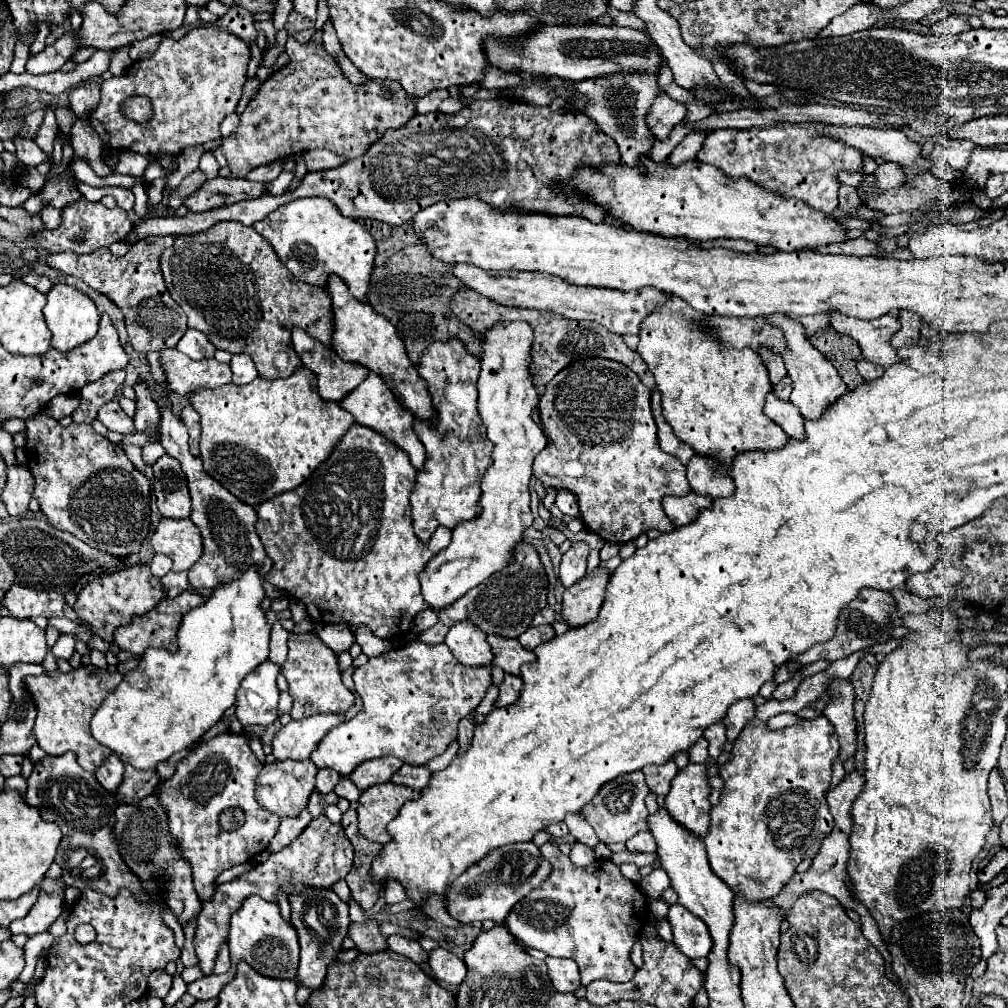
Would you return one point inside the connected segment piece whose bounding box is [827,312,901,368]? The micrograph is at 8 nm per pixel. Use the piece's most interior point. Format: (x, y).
(873, 336)

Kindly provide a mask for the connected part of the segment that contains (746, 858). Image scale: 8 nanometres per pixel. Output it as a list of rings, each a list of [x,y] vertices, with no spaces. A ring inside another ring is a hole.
[[[819,716],[819,718],[813,718],[813,720],[803,720],[801,724],[795,724],[795,726],[787,726],[787,728],[781,728],[781,730],[769,730],[767,722],[765,720],[759,720],[759,718],[751,718],[747,720],[745,728],[741,730],[741,734],[737,736],[735,744],[733,744],[733,750],[731,750],[733,758],[725,764],[725,766],[719,766],[719,774],[721,778],[725,780],[725,788],[721,792],[721,800],[717,806],[711,808],[711,824],[709,824],[709,832],[705,836],[705,850],[707,850],[707,858],[709,858],[709,864],[713,868],[713,872],[733,890],[733,892],[741,892],[743,896],[747,898],[753,898],[753,900],[767,900],[767,898],[775,898],[783,886],[789,882],[789,878],[795,874],[795,866],[805,860],[805,858],[813,858],[823,842],[825,836],[829,836],[829,832],[833,830],[833,816],[829,812],[829,804],[827,804],[827,790],[831,786],[831,764],[833,760],[837,758],[839,754],[839,738],[835,734],[835,728],[833,724],[825,718],[825,716]]]

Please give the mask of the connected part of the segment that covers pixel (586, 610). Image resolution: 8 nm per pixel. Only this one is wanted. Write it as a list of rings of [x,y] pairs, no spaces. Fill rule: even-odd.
[[[599,566],[587,572],[585,580],[573,584],[563,592],[561,616],[569,622],[569,626],[581,626],[599,614],[609,578],[611,570]]]

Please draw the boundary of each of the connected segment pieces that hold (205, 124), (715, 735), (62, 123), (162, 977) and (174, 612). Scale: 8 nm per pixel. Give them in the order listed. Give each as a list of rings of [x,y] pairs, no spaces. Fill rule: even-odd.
[[[193,30],[193,32],[189,32],[187,36],[183,36],[181,40],[161,40],[161,44],[159,44],[159,48],[155,50],[153,56],[135,62],[135,64],[127,70],[127,74],[103,82],[103,86],[101,86],[101,102],[99,102],[99,108],[93,112],[93,130],[101,136],[101,148],[103,148],[103,150],[131,150],[131,152],[137,152],[137,154],[149,158],[149,162],[155,162],[159,156],[171,156],[171,154],[177,156],[187,144],[189,144],[189,146],[195,146],[195,144],[203,144],[203,142],[213,140],[213,138],[221,138],[219,124],[223,122],[223,118],[225,118],[227,114],[235,112],[235,108],[237,108],[237,102],[239,102],[239,98],[241,98],[243,84],[245,84],[245,74],[247,74],[249,58],[251,58],[249,46],[247,46],[241,38],[237,38],[235,34],[229,34],[229,32],[219,32],[219,30]],[[127,96],[147,96],[147,98],[151,100],[151,104],[153,104],[153,120],[151,120],[149,124],[131,122],[131,120],[127,120],[127,118],[119,112],[119,106],[121,106],[121,102],[123,102]]]
[[[713,724],[711,728],[705,730],[705,738],[709,740],[709,754],[711,758],[719,758],[719,754],[723,752],[725,746],[725,732],[723,732],[723,724]]]
[[[55,108],[55,118],[57,118],[57,124],[59,124],[61,132],[69,138],[69,130],[75,122],[75,114],[69,108]]]
[[[155,970],[151,972],[153,976],[149,976],[149,996],[159,996],[159,998],[165,998],[167,992],[171,990],[171,976],[165,972],[165,970]]]
[[[183,592],[173,600],[161,600],[155,608],[151,608],[149,612],[141,614],[141,616],[133,616],[131,624],[117,628],[113,642],[121,648],[121,650],[129,650],[133,654],[143,654],[147,648],[165,648],[169,652],[177,650],[177,628],[181,624],[181,618],[187,610],[191,610],[193,606],[199,606],[203,602],[201,594],[195,592]]]

